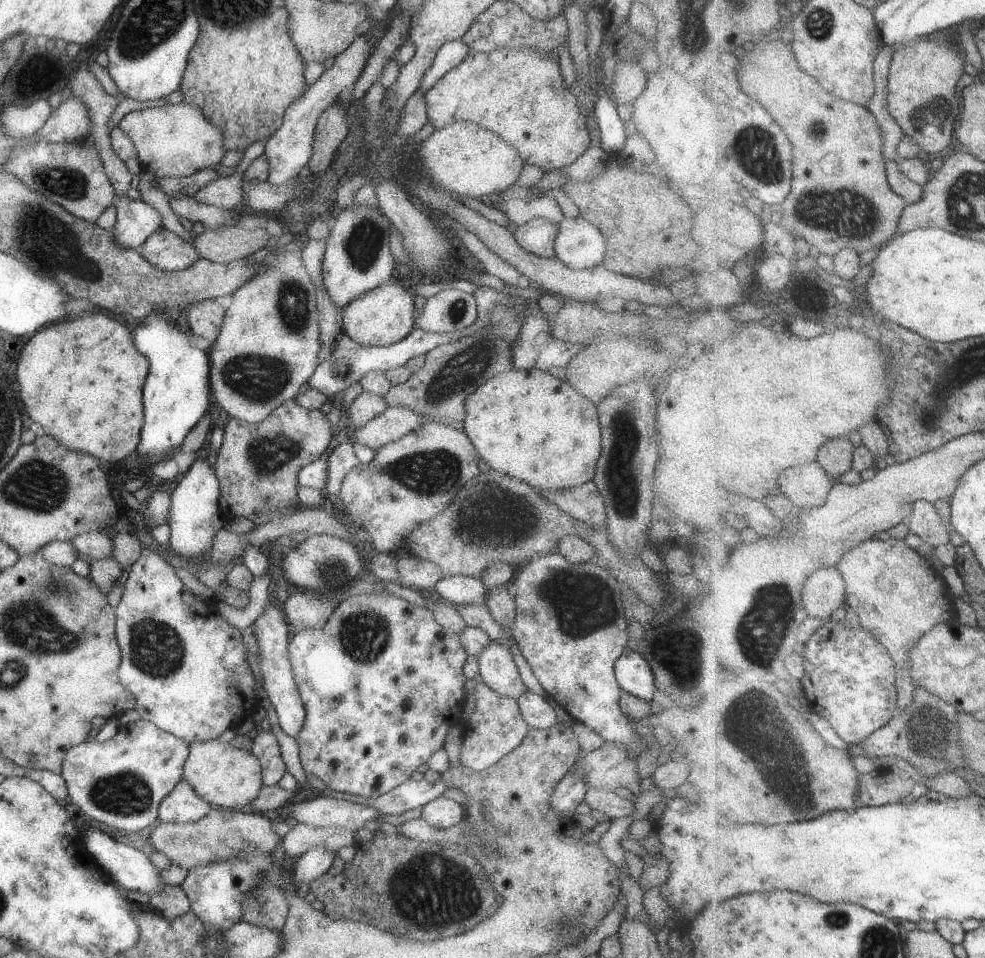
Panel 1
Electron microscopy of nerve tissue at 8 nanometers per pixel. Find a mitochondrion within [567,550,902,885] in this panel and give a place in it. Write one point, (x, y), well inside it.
(784, 778)

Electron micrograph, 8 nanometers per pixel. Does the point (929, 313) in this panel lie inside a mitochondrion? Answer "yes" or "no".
no

